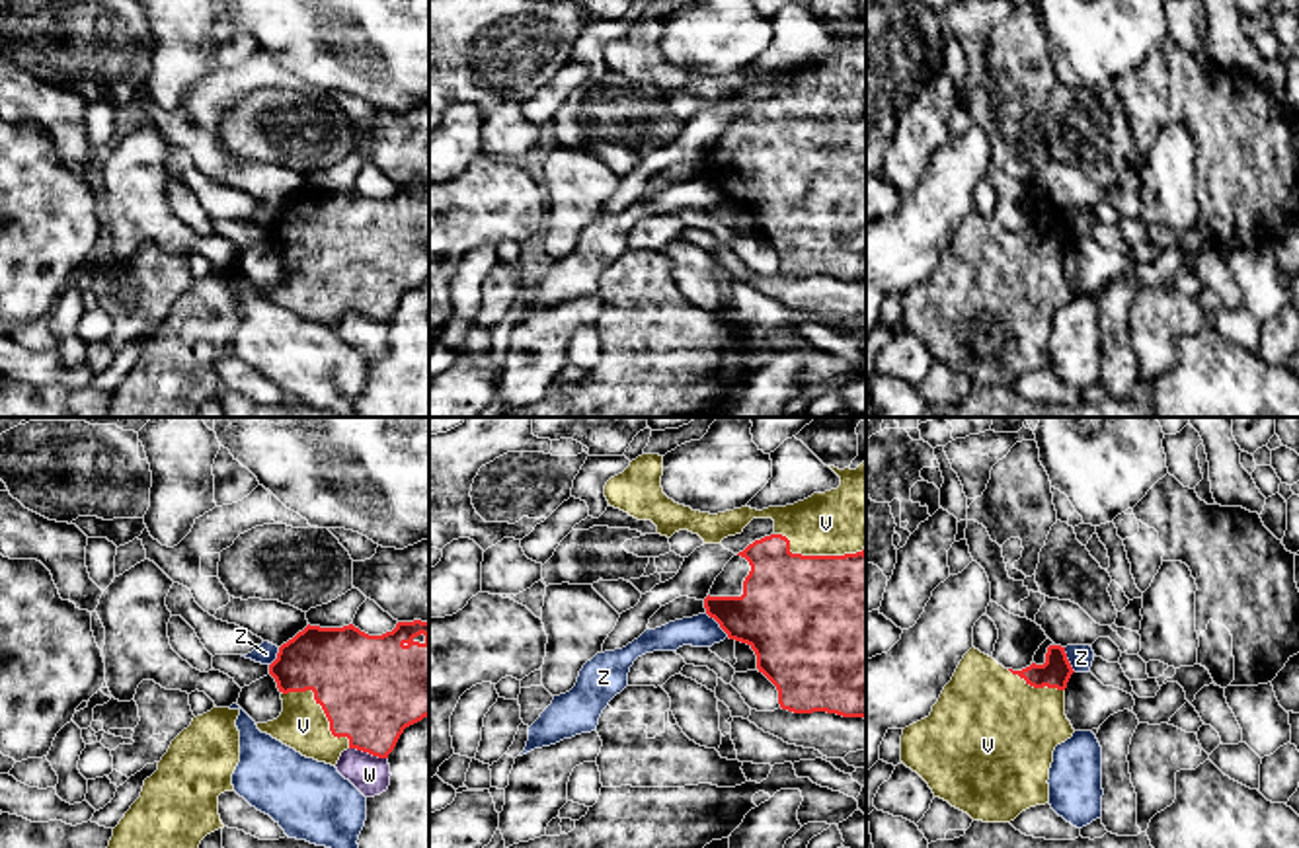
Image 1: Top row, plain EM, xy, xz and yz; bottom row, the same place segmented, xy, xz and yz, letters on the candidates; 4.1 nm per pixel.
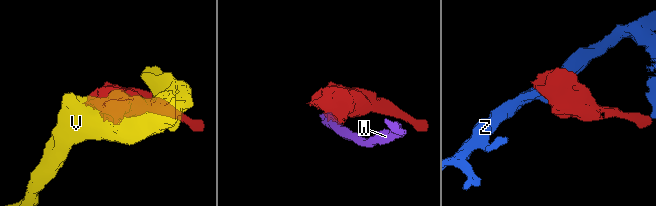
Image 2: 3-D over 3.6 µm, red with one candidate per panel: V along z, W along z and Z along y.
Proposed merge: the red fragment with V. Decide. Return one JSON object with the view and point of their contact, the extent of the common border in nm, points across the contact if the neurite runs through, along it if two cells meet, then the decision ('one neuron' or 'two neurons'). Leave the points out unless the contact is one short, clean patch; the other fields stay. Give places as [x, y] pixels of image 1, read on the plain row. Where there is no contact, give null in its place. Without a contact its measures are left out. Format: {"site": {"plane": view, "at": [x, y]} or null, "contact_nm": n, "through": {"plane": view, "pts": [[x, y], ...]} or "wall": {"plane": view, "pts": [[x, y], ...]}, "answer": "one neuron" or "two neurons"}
{"site": {"plane": "xy", "at": [322, 271]}, "contact_nm": 380, "answer": "one neuron"}

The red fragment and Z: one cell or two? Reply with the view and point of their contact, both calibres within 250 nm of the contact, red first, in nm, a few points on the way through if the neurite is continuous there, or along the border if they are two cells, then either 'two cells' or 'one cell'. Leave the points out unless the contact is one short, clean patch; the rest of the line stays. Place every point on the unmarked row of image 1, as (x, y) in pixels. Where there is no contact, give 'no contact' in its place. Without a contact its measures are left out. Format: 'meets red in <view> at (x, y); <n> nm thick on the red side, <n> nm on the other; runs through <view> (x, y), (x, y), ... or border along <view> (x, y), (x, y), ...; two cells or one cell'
meets red in xz at (718, 186); 340 nm thick on the red side, 130 nm on the other; border along xz (707, 176), (728, 199); two cells

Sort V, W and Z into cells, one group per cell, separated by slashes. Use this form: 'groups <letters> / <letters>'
groups V / W / Z

